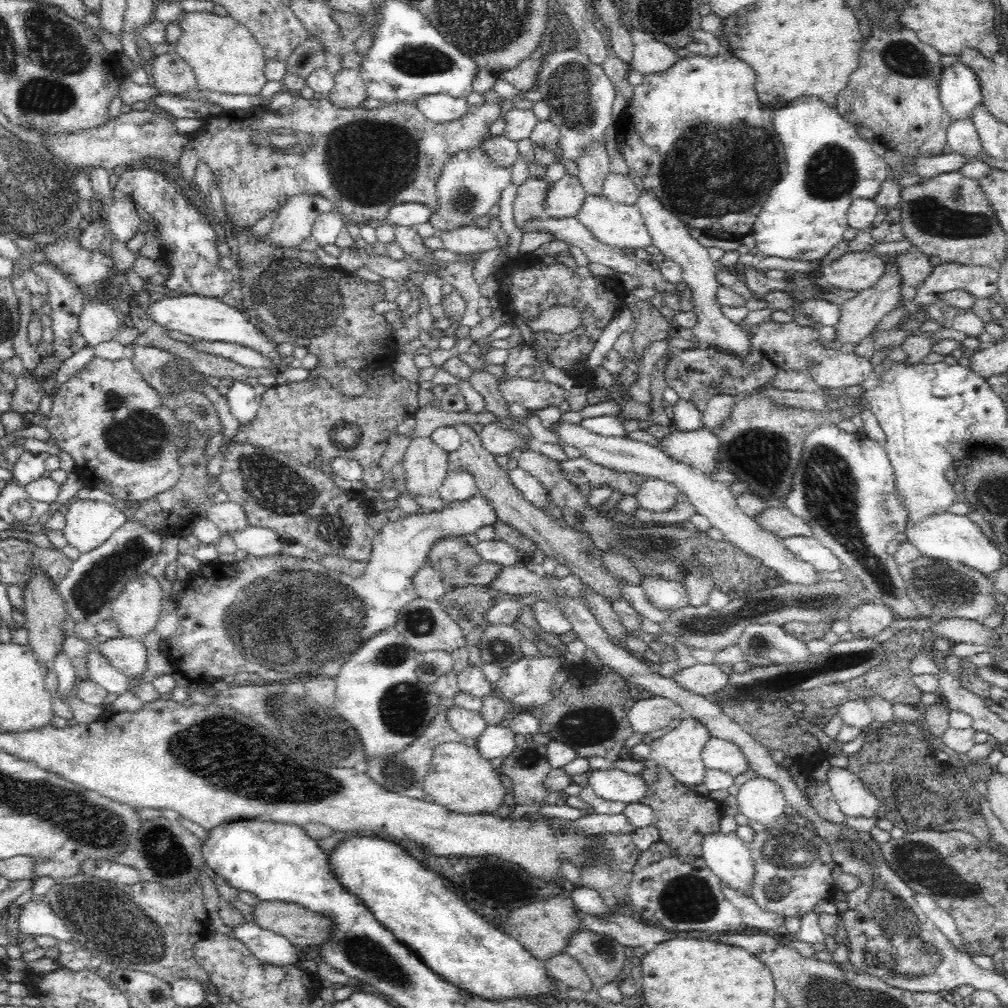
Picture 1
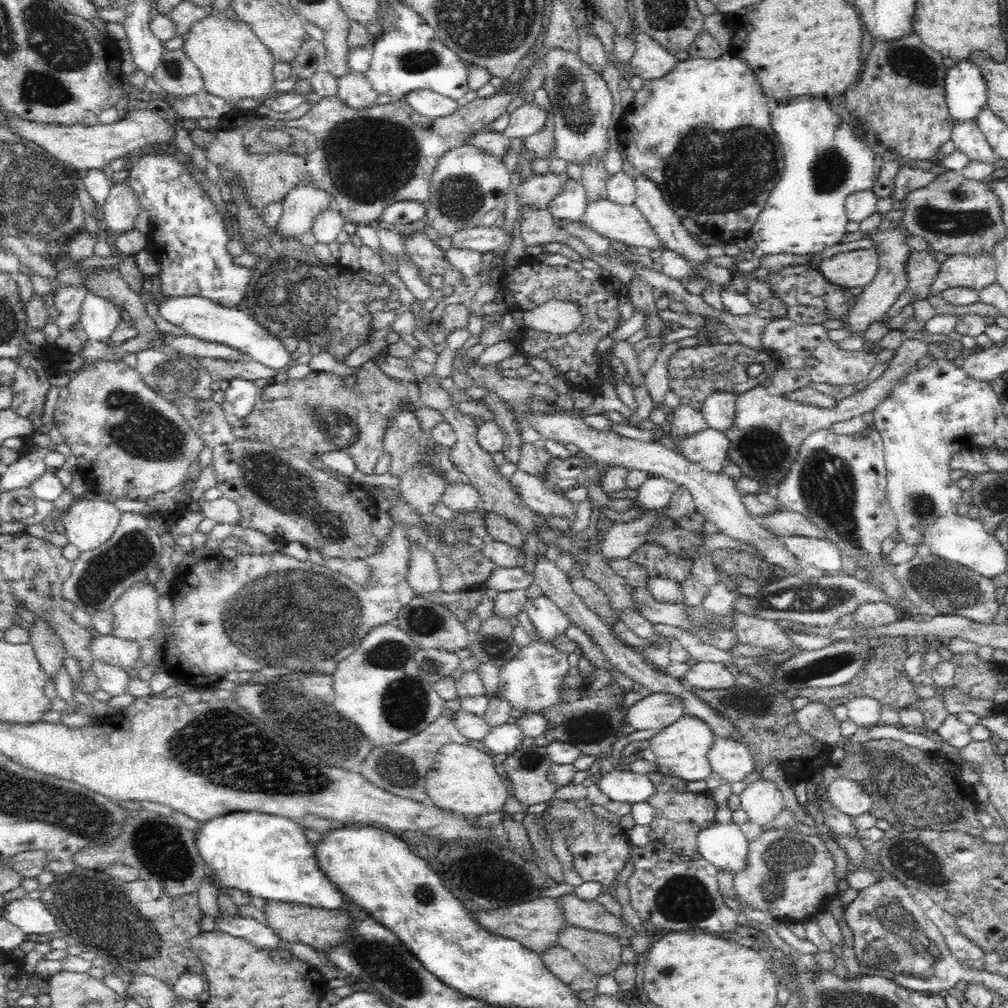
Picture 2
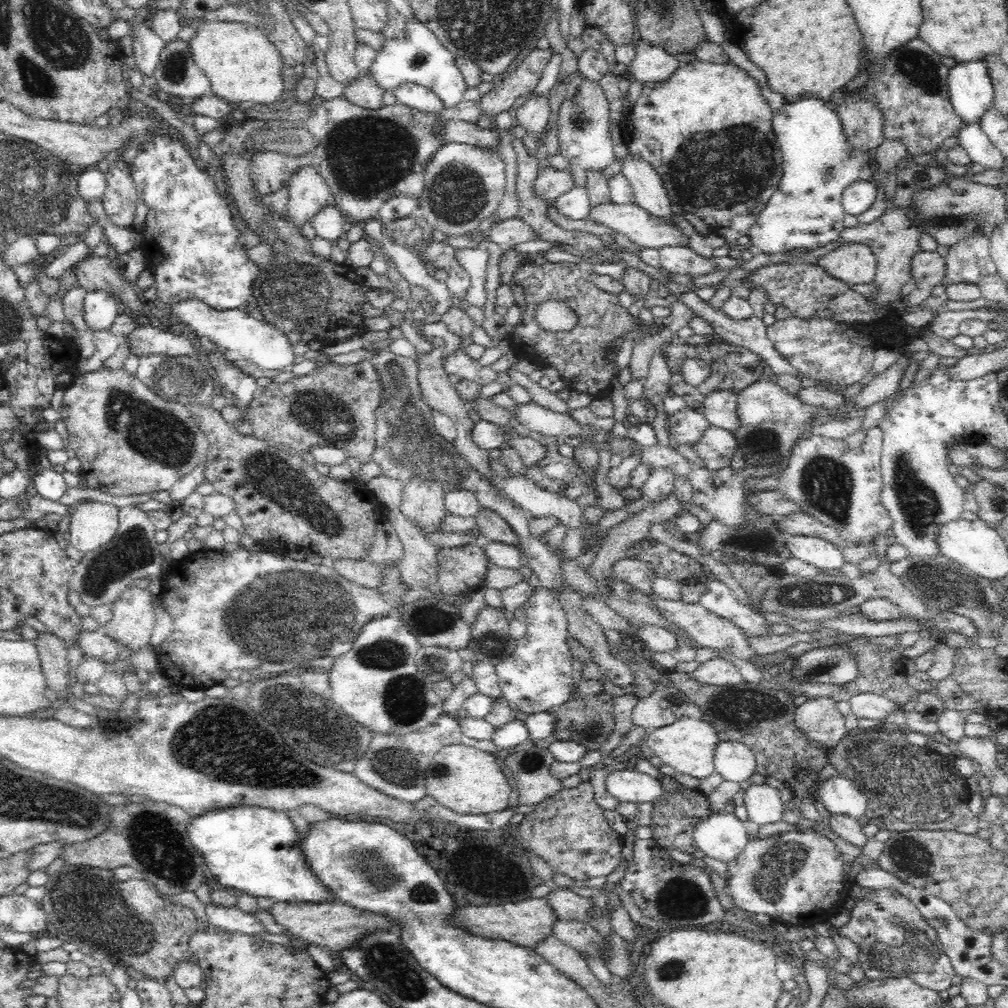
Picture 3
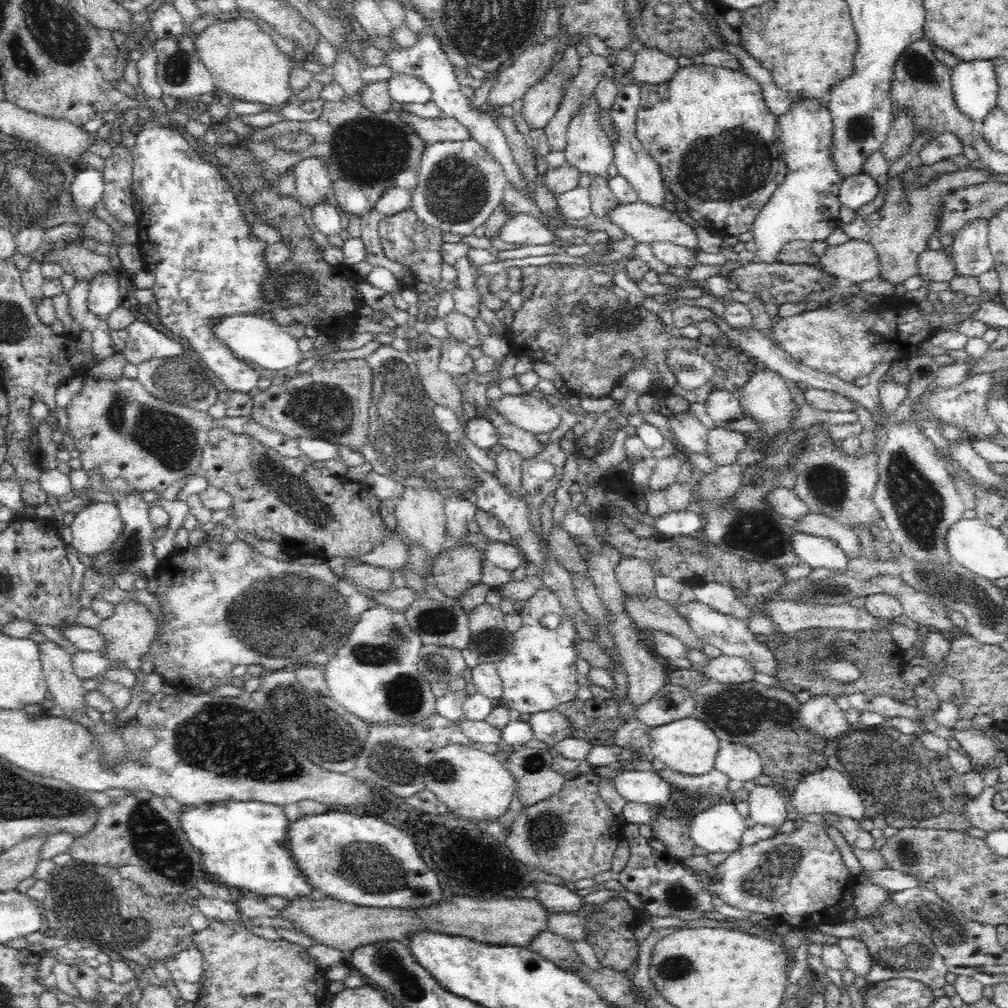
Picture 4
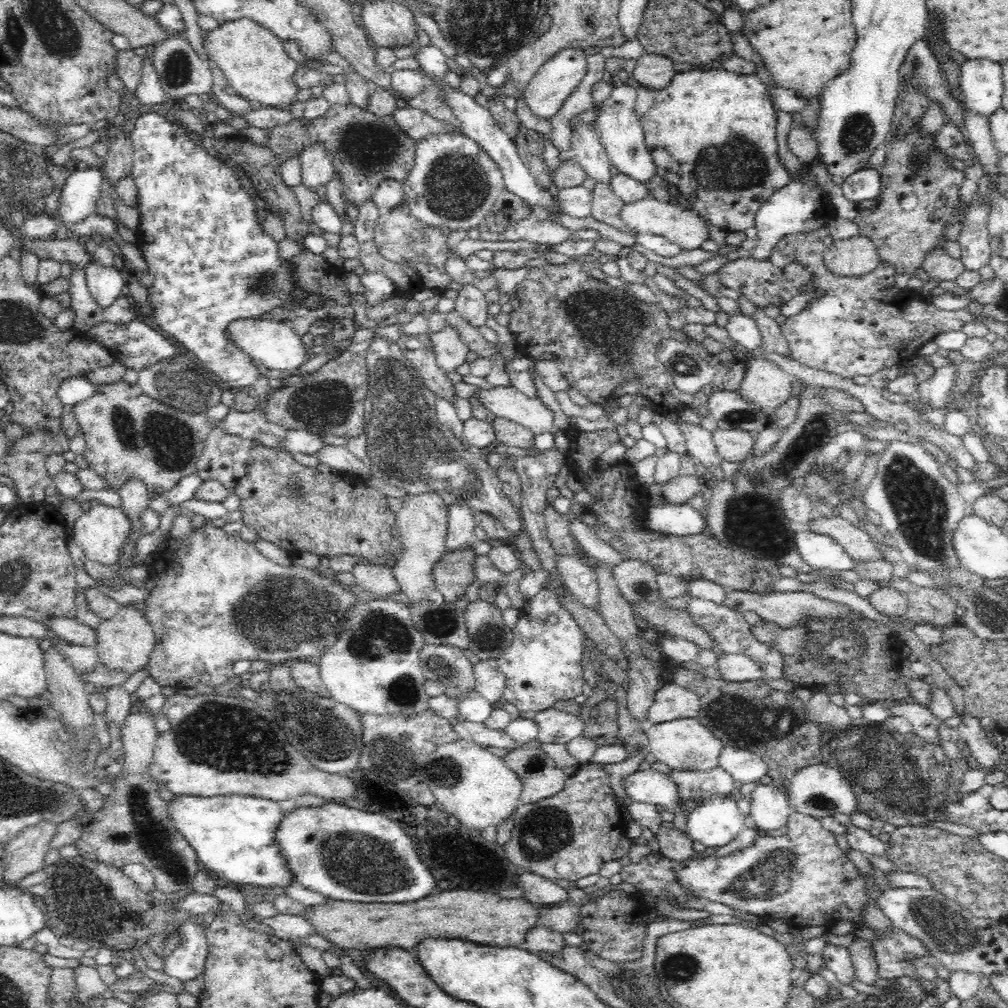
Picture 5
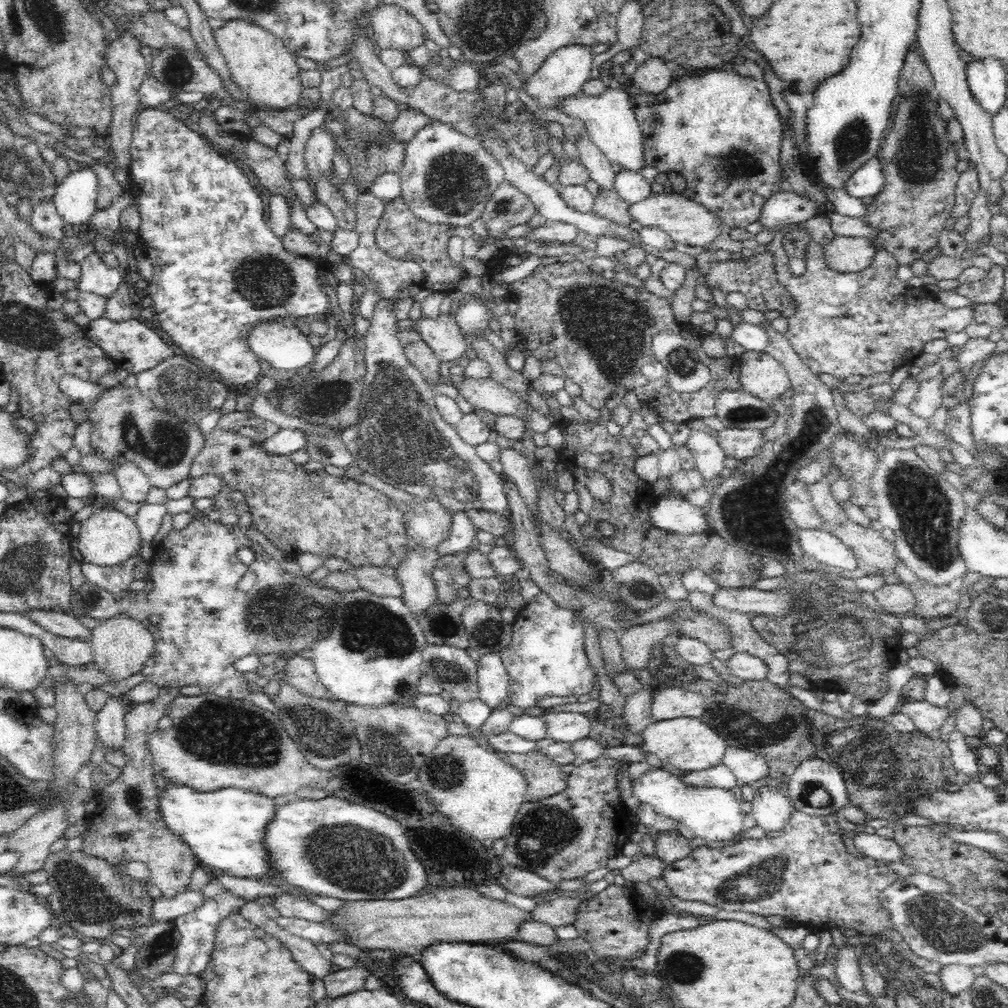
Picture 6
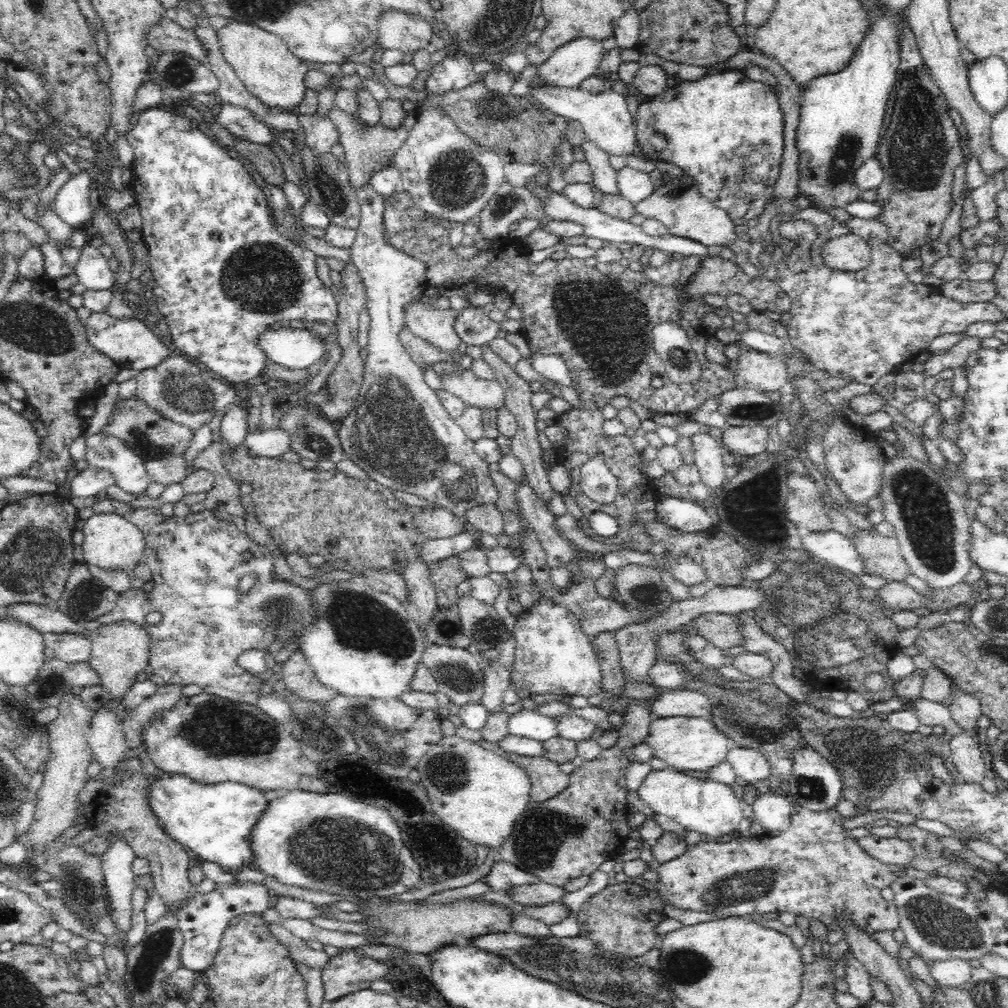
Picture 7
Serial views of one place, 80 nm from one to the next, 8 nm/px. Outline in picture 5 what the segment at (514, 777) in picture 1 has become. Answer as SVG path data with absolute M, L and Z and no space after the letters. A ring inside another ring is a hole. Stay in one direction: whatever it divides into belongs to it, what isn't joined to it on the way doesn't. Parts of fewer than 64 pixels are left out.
M548 757L540 770L530 772L526 778L521 778L521 802L530 804L554 796L564 788L567 777Z

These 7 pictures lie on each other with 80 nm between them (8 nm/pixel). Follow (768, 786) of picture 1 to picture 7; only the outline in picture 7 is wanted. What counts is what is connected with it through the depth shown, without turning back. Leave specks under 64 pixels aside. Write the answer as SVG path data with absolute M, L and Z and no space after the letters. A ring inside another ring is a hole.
M763 793L755 798L752 804L753 815L766 831L783 832L788 829L794 812L794 801L787 793Z

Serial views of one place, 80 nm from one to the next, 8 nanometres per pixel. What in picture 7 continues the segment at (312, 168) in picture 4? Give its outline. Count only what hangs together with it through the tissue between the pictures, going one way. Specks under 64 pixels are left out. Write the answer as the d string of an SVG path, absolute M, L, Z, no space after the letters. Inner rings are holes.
M298 115L299 124L304 128L305 144L313 150L314 156L324 156L339 142L339 132L328 115Z

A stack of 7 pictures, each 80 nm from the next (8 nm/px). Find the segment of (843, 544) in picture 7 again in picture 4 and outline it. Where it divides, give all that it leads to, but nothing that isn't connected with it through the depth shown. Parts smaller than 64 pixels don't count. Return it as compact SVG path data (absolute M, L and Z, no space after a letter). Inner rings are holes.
M794 532L791 543L800 562L810 568L828 568L844 573L848 566L847 554L830 539Z

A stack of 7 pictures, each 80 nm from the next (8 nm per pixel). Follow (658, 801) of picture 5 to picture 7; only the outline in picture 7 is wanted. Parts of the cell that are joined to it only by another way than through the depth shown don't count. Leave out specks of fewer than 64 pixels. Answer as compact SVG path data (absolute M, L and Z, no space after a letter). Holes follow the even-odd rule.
M670 767L650 771L637 792L655 814L670 816L686 829L692 829L700 835L706 834L708 842L716 842L716 838L735 832L744 818L744 802L734 795L730 785L713 779L702 780Z

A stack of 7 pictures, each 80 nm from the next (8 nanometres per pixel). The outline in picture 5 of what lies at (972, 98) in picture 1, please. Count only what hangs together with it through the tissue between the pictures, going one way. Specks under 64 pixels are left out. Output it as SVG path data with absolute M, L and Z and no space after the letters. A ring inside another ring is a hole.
M978 59L960 64L959 98L961 106L971 114L992 116L1001 107L1004 79L1000 63Z

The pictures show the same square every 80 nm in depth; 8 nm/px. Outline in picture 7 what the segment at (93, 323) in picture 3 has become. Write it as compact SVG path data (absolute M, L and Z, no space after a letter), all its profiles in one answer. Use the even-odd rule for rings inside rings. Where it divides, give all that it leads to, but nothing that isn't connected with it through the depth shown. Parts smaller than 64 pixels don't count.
M94 236L82 246L74 269L79 283L84 284L88 291L112 290L116 275L108 266L108 259L100 253L98 240Z

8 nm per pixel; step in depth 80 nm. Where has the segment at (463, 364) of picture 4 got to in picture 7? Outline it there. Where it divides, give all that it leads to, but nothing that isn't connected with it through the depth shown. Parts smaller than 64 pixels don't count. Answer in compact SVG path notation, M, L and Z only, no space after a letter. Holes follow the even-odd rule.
M420 300L404 305L404 326L435 348L454 354L462 341L455 331L458 314L459 311L451 307L434 309Z

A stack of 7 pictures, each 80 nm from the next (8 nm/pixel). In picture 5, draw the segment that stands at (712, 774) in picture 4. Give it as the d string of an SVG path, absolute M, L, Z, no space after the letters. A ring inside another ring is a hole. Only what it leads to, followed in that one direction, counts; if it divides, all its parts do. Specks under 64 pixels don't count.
M720 765L708 771L671 771L668 773L680 793L682 801L702 801L713 794L726 794L734 790L734 779Z

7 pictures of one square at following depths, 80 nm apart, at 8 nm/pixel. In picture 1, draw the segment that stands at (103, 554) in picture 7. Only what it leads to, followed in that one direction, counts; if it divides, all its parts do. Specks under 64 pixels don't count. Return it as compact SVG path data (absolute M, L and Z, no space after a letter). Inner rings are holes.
M78 500L65 514L63 534L67 544L84 554L106 542L127 520L124 511L106 502Z

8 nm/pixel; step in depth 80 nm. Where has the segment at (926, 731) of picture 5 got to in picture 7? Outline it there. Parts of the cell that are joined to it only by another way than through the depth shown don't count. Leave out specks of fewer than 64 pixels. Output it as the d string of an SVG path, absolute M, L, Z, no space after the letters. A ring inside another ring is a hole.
M920 698L915 704L915 711L912 711L920 724L928 726L942 726L949 736L958 736L962 734L962 727L954 721L951 710L942 705L942 703L932 702L930 700Z

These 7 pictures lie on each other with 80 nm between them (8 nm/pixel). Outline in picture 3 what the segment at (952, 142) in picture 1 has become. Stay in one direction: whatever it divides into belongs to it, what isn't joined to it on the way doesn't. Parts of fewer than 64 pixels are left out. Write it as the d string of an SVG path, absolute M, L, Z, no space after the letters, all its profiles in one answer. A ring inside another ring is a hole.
M979 123L964 124L964 128L956 134L958 145L962 145L970 156L971 163L978 163L988 170L1006 168L1005 157L993 146Z

